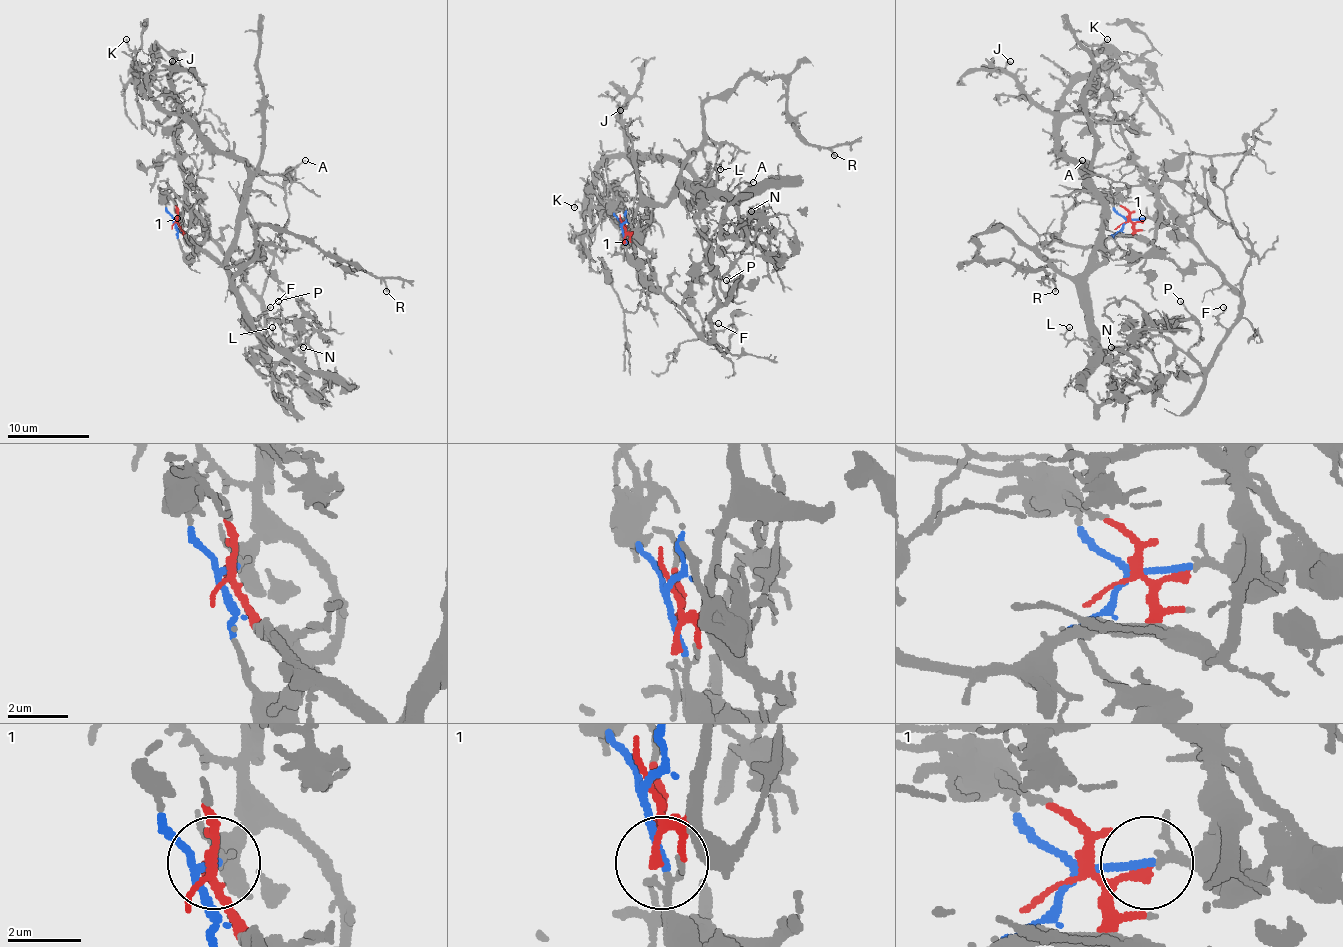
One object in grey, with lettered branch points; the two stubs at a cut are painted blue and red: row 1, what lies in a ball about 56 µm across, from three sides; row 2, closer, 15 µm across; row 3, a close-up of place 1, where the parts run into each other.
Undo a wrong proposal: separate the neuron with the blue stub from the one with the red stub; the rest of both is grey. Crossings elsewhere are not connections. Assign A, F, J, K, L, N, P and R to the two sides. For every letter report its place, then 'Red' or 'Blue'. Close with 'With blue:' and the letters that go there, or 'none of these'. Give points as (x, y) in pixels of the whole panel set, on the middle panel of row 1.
A: Place: (753, 182). Red
F: Place: (718, 323). Blue
J: Place: (620, 110). Red
K: Place: (574, 207). Red
L: Place: (720, 169). Red
N: Place: (751, 211). Red
P: Place: (726, 280). Red
R: Place: (834, 155). Red
With blue: F

